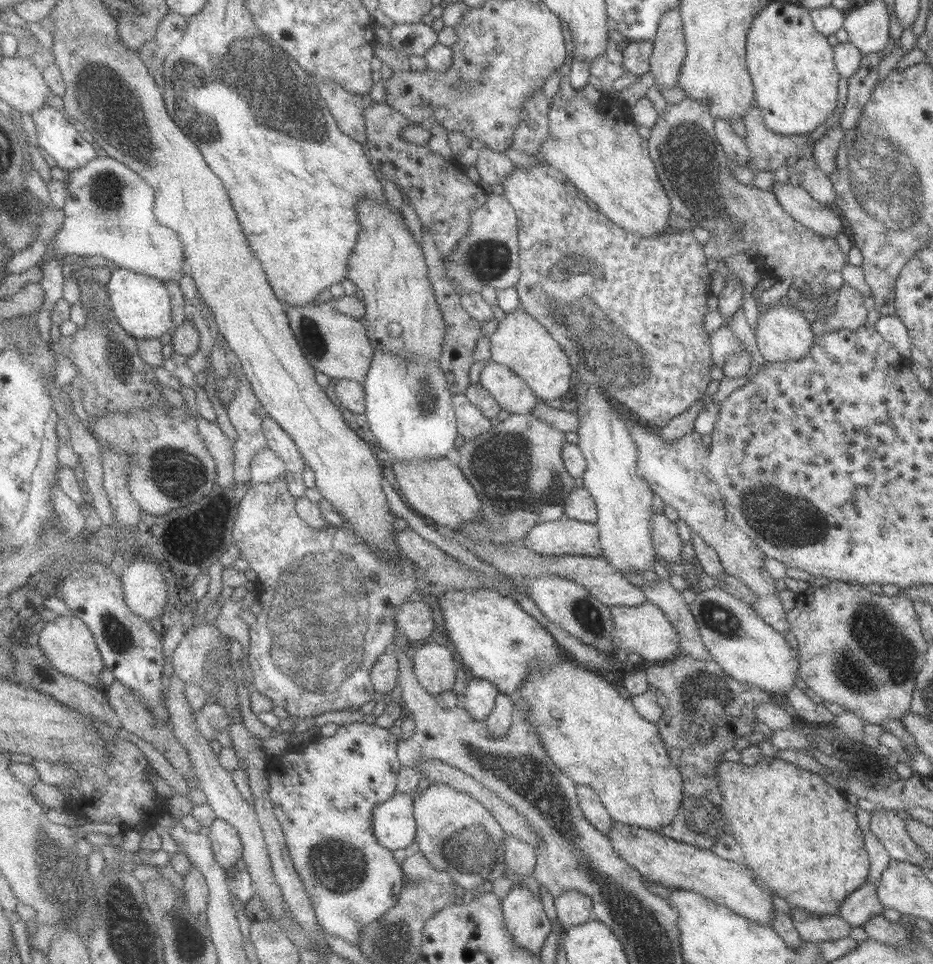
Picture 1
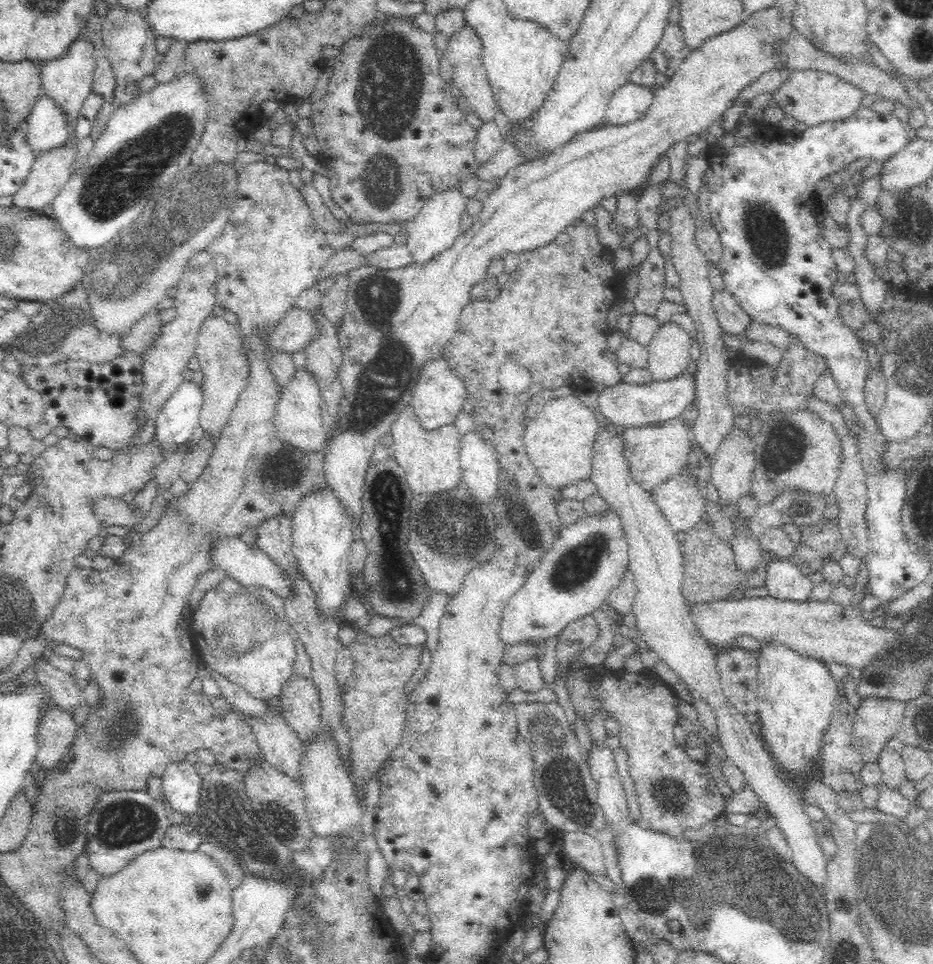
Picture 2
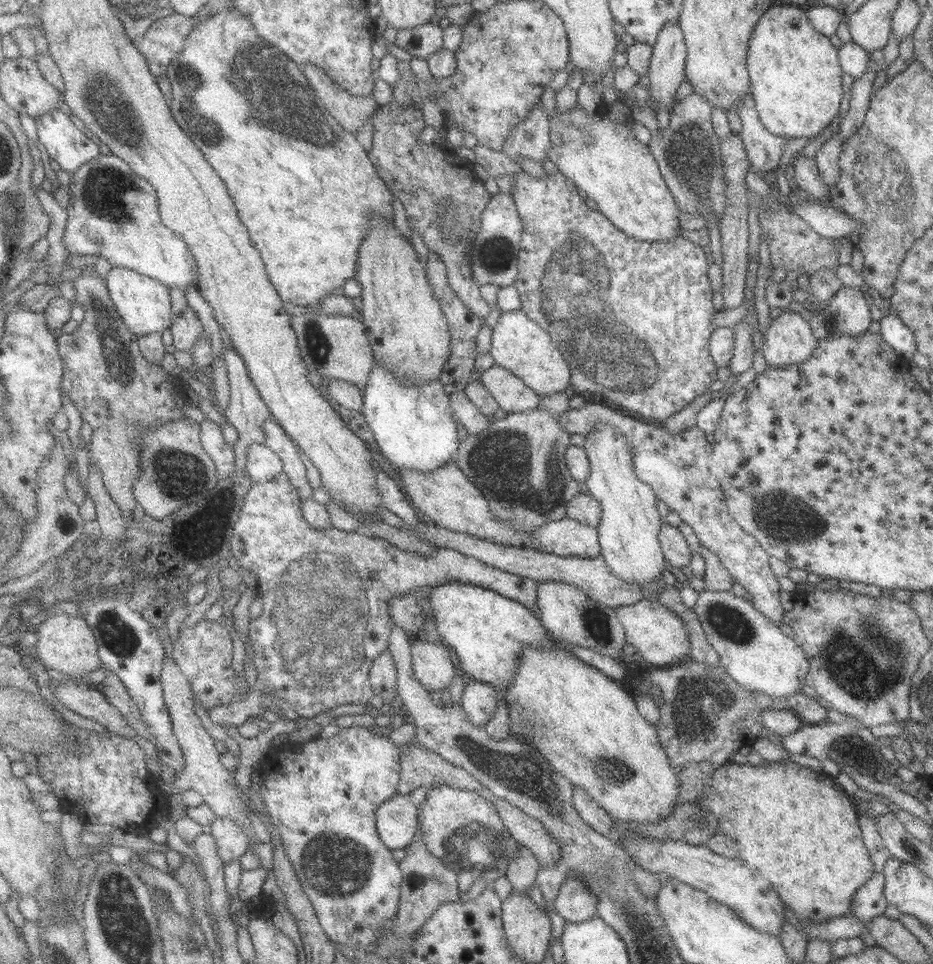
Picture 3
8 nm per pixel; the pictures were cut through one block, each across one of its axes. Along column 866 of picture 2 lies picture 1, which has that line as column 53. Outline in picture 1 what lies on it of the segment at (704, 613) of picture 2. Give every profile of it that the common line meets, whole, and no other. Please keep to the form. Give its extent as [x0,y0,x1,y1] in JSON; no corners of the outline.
[40,615,107,686]

